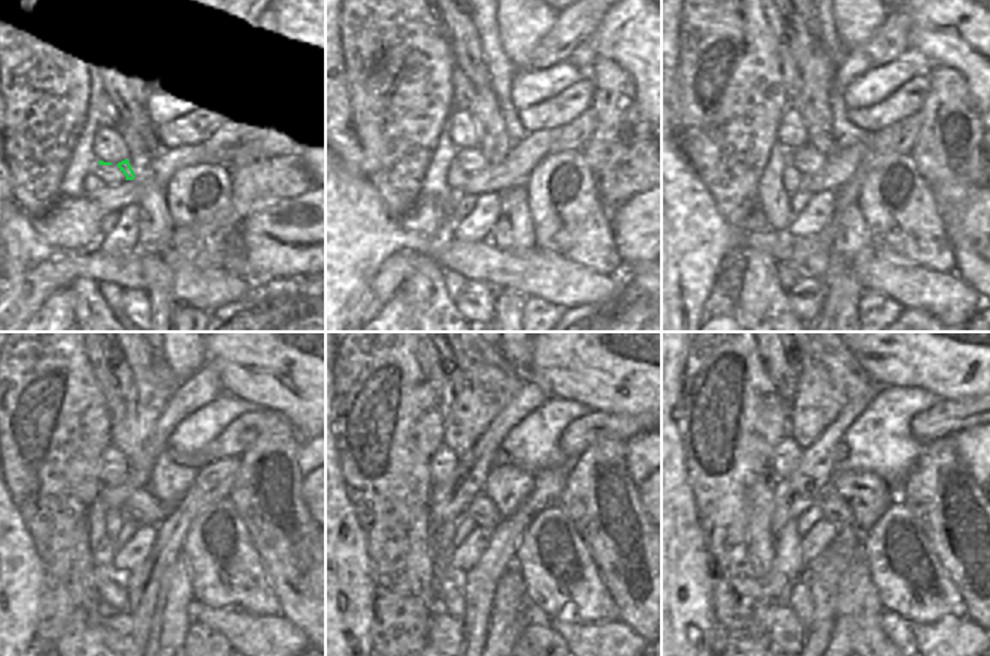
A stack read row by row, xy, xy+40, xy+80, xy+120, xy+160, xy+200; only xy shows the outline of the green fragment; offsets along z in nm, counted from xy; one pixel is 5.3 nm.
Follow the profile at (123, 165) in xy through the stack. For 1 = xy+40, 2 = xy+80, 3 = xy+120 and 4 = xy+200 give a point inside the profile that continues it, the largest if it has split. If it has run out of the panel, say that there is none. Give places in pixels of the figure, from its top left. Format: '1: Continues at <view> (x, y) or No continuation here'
1: Continues at xy+40 (471, 161)
2: Continues at xy+80 (807, 159)
3: Continues at xy+120 (141, 506)
4: Continues at xy+200 (836, 511)

